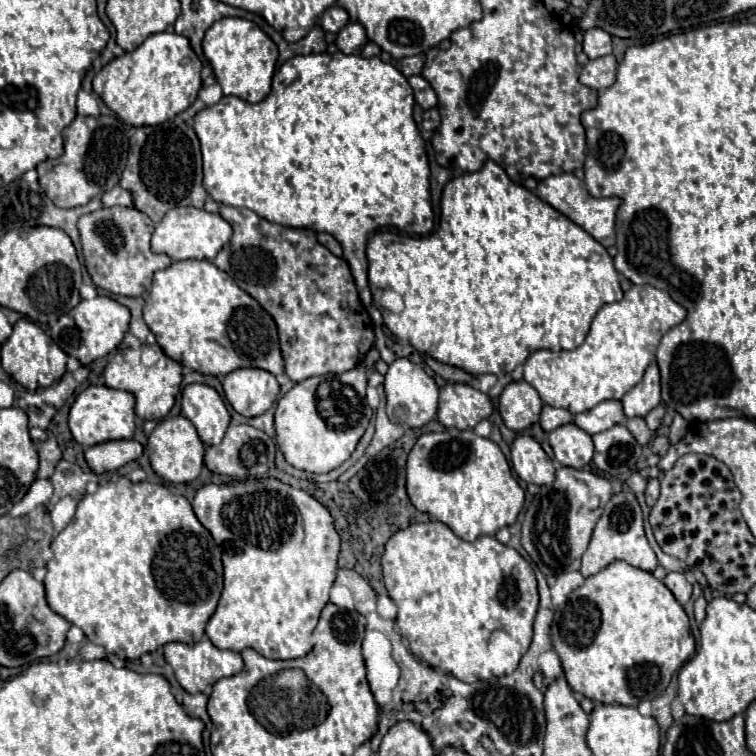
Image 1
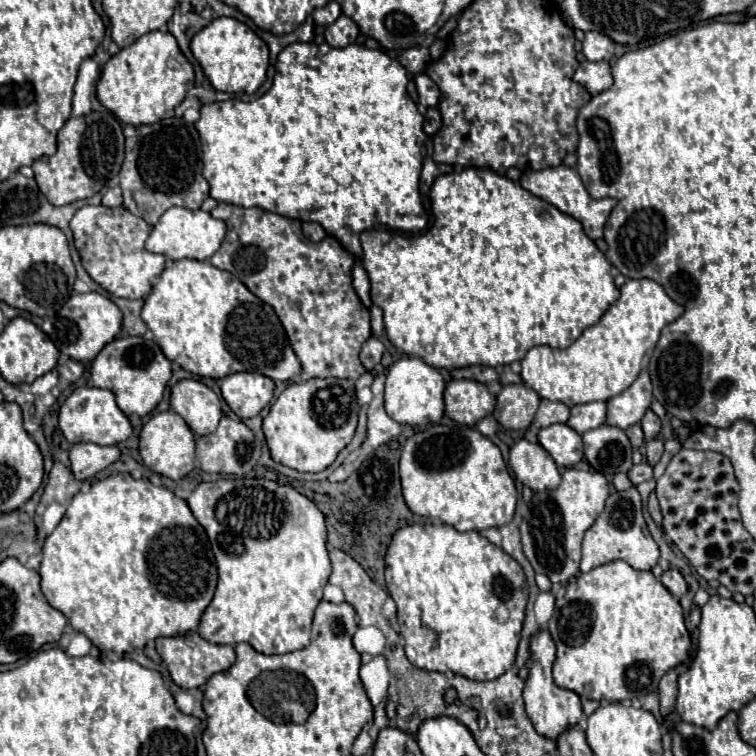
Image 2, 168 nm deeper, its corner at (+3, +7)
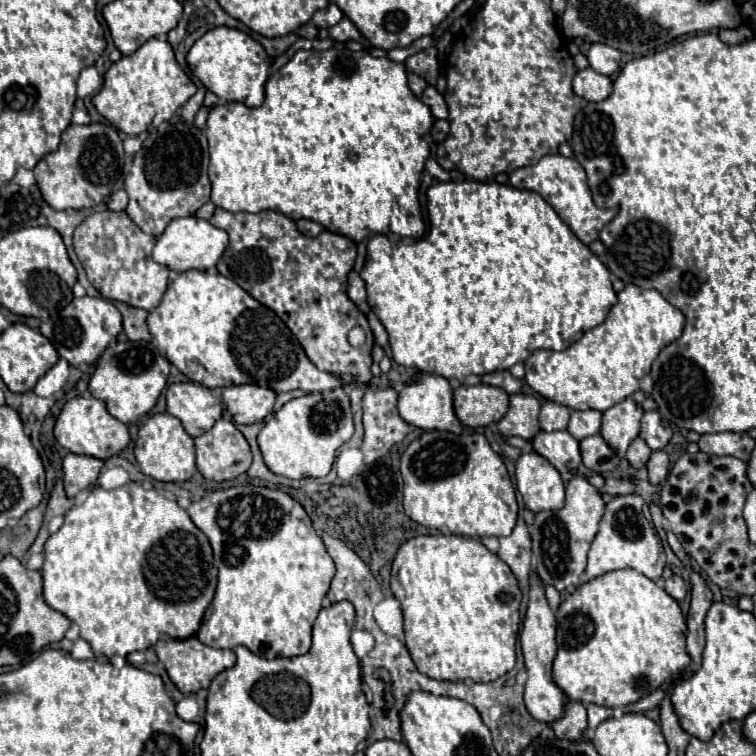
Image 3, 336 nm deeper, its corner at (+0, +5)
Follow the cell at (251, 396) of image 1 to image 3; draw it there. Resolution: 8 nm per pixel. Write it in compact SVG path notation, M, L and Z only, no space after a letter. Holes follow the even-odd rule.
M232 385L222 389L222 401L234 423L252 425L264 421L272 413L276 393L258 385Z

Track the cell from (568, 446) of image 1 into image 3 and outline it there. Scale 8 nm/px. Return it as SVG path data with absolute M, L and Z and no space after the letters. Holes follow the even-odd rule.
M540 431L532 439L532 449L544 459L548 459L560 471L564 481L568 481L576 473L582 461L578 441L568 431Z

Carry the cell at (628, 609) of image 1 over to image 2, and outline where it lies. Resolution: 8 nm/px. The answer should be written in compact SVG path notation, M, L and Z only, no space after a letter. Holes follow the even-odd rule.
M617 559L617 561L611 561L611 563L599 565L599 567L591 569L589 573L581 573L575 583L567 585L565 595L561 599L557 599L555 617L553 617L553 623L551 623L551 635L553 635L553 641L557 645L557 659L553 663L553 679L555 679L555 683L559 687L565 687L565 689L575 691L583 699L595 699L595 701L627 701L627 699L633 699L633 697L643 697L643 695L655 693L661 677L669 669L677 667L681 661L685 661L687 659L687 651L691 647L691 637L689 637L689 631L685 627L683 609L681 609L679 601L667 591L667 587L651 571L637 571L637 569L633 569L623 559Z

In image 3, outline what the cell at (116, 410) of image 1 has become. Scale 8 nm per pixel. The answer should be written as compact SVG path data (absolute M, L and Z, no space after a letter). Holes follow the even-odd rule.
M84 397L70 399L56 419L54 437L70 453L90 455L90 457L96 457L96 459L102 459L102 461L120 453L130 443L128 427L124 423L120 423L118 419L114 419L106 411L106 405L98 399L94 399L94 397L90 397L90 399L84 399Z

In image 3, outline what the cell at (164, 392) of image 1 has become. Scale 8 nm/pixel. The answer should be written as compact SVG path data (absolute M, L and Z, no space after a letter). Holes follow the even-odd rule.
M112 343L100 357L94 375L90 377L88 391L92 397L106 403L106 409L112 417L122 423L136 423L146 417L146 413L156 405L162 389L166 387L170 363L160 355L160 351L152 343Z

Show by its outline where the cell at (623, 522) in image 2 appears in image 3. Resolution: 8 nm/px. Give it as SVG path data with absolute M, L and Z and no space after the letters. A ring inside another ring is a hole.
M618 495L608 505L600 519L600 531L592 541L592 547L588 551L588 577L600 577L608 571L616 569L636 569L642 575L646 575L652 581L658 581L662 577L666 565L666 555L660 551L660 539L654 529L654 523L650 521L646 513L646 501L640 495Z

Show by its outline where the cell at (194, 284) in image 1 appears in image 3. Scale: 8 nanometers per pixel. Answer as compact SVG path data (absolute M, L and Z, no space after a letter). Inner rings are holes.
M216 271L180 273L168 285L160 305L148 313L148 329L152 345L190 381L208 389L244 383L268 387L276 393L292 389L330 391L346 385L366 387L354 375L320 371L274 311Z

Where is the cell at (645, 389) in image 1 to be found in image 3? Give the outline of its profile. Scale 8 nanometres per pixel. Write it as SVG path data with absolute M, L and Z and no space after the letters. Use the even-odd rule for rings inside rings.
M636 391L624 403L618 403L616 407L610 407L602 413L602 429L600 435L612 447L618 457L626 455L628 445L638 437L640 431L640 419L642 419L642 401L644 393Z

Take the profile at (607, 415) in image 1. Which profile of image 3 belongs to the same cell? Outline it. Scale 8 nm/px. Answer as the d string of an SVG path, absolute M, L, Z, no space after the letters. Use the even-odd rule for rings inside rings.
M588 409L588 411L572 411L570 415L570 423L568 423L568 431L580 441L584 437L596 435L600 431L600 421L602 421L602 413Z

